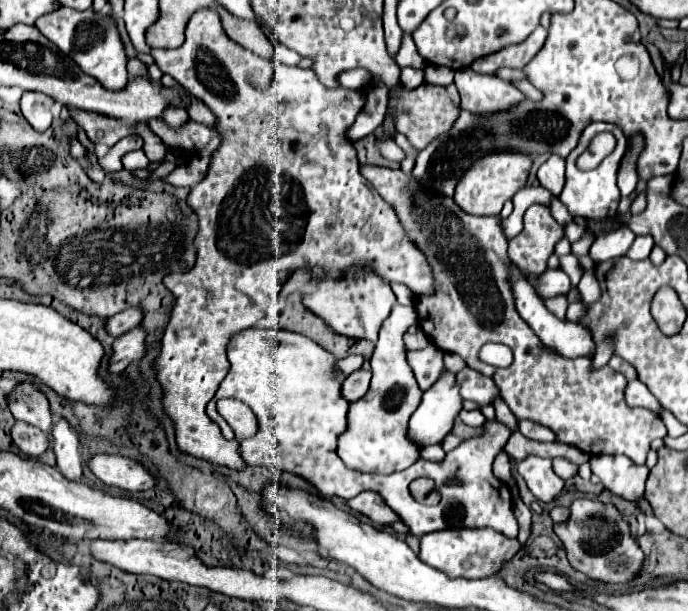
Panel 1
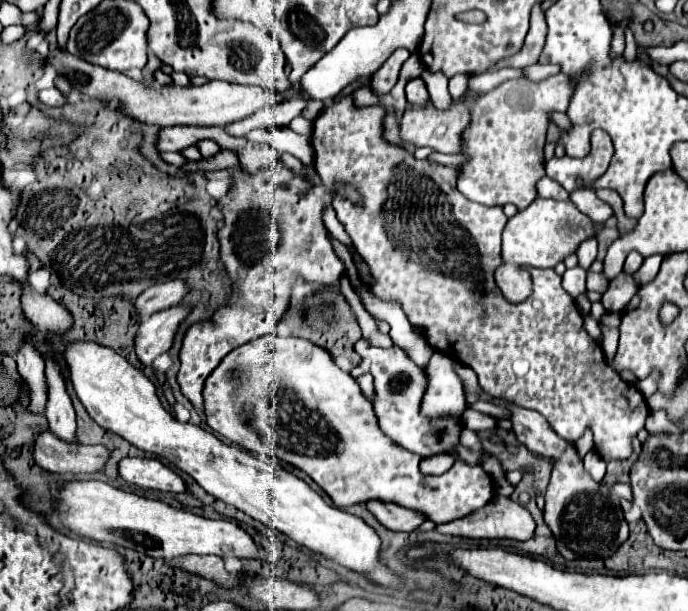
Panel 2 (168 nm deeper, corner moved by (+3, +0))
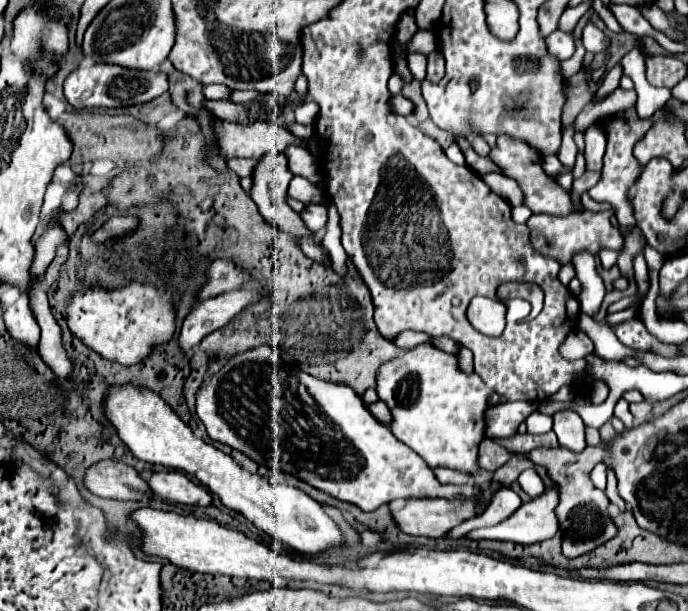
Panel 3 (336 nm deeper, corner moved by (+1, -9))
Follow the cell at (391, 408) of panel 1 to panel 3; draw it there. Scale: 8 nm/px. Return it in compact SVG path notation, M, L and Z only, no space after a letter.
M428 343L418 345L416 349L406 351L390 361L384 361L378 367L376 391L378 391L378 397L390 409L390 415L392 415L390 431L394 431L394 437L402 441L406 447L410 447L414 453L422 455L422 459L426 459L426 465L430 469L448 467L448 469L468 473L478 487L488 487L492 483L494 473L478 465L478 445L484 437L484 411L490 407L488 405L490 391L486 389L486 385L476 373L466 375L458 369L456 355L448 355Z

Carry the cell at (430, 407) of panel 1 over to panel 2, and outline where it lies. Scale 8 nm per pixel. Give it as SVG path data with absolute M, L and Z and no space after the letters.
M434 352L430 364L426 366L426 374L430 382L428 382L426 396L422 400L424 414L460 416L466 410L466 402L464 402L462 382L458 380L452 368L452 360L442 352Z

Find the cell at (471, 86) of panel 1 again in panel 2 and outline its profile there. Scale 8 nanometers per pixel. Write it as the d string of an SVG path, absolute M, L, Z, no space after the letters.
M556 74L540 82L532 82L526 78L508 80L498 88L478 96L472 102L472 124L464 130L464 154L470 156L470 162L460 166L462 174L458 178L458 190L472 202L484 206L498 206L498 204L516 204L520 210L528 208L536 198L536 182L546 176L544 172L544 144L546 144L546 128L548 128L548 114L550 112L566 112L576 90L576 82L568 74Z

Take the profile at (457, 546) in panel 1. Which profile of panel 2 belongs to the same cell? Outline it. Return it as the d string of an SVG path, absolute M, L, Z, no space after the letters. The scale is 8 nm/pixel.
M504 496L494 498L492 502L488 502L488 506L476 510L474 514L468 514L464 518L454 520L454 522L446 522L446 524L436 526L436 530L440 534L450 534L450 536L462 536L462 538L512 538L512 540L532 538L534 528L536 528L536 522L530 516L530 512L524 506L512 502L510 498L504 498Z

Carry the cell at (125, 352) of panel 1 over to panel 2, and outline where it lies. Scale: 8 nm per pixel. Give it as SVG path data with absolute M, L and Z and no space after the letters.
M172 306L152 314L140 324L140 334L136 336L136 354L142 364L150 366L156 356L172 348L174 336L190 312L192 308L188 306Z

